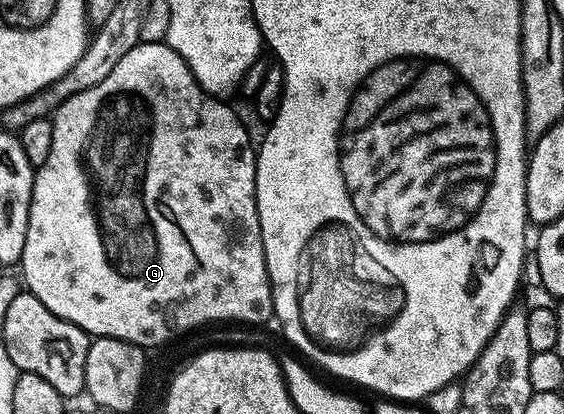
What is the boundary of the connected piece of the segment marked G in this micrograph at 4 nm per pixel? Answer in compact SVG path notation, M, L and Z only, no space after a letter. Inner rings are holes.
M167 42L158 43L137 43L134 49L130 49L130 53L126 53L126 57L122 57L122 61L118 61L118 65L114 65L114 70L103 79L98 81L98 85L90 85L90 89L82 89L82 93L74 93L74 97L67 99L61 107L56 108L51 116L54 125L54 141L50 145L50 157L46 157L46 165L35 168L32 177L32 196L30 197L30 217L26 225L26 249L22 249L22 257L20 258L19 270L24 270L22 274L22 283L27 290L31 291L34 297L38 297L38 301L42 301L42 305L46 305L46 309L50 309L50 313L54 313L58 317L62 317L66 321L70 321L74 325L78 325L89 336L103 337L105 339L121 339L127 343L133 343L134 346L141 349L148 349L148 339L144 336L147 331L152 331L152 335L160 335L160 331L164 331L164 327L185 327L187 332L191 332L196 327L200 327L203 323L216 323L219 319L241 319L241 324L250 325L248 323L264 323L268 318L273 318L274 308L272 305L272 284L270 282L270 273L266 269L266 261L264 260L264 246L262 245L262 233L260 232L260 222L258 221L258 205L256 204L256 152L254 139L248 136L248 131L244 128L242 120L236 116L236 111L232 107L227 107L223 98L215 95L209 95L198 85L198 81L194 77L194 73L190 73L190 69L186 65L186 61L182 61L182 57L178 57L178 53L174 53L174 49L168 46ZM146 311L152 311L152 327L148 327L146 321Z

